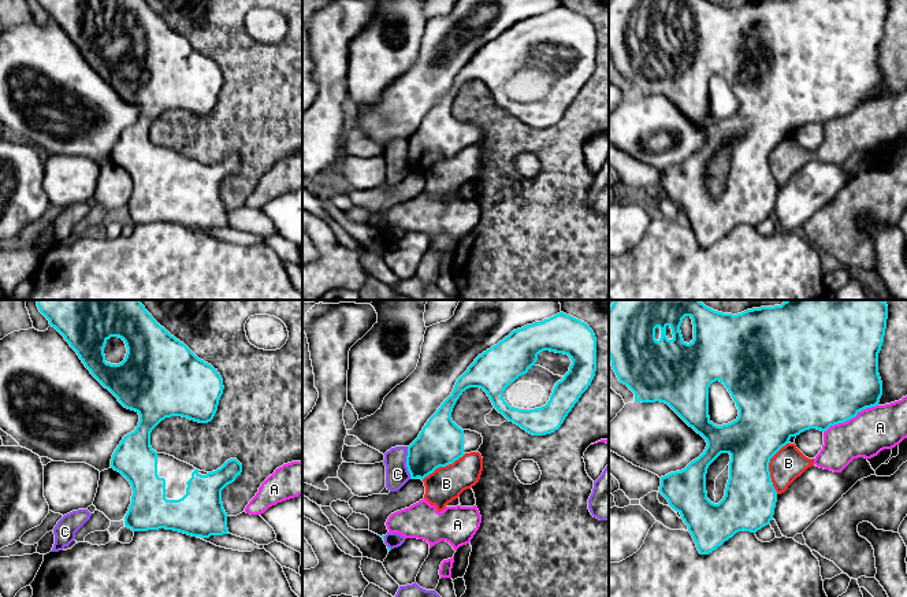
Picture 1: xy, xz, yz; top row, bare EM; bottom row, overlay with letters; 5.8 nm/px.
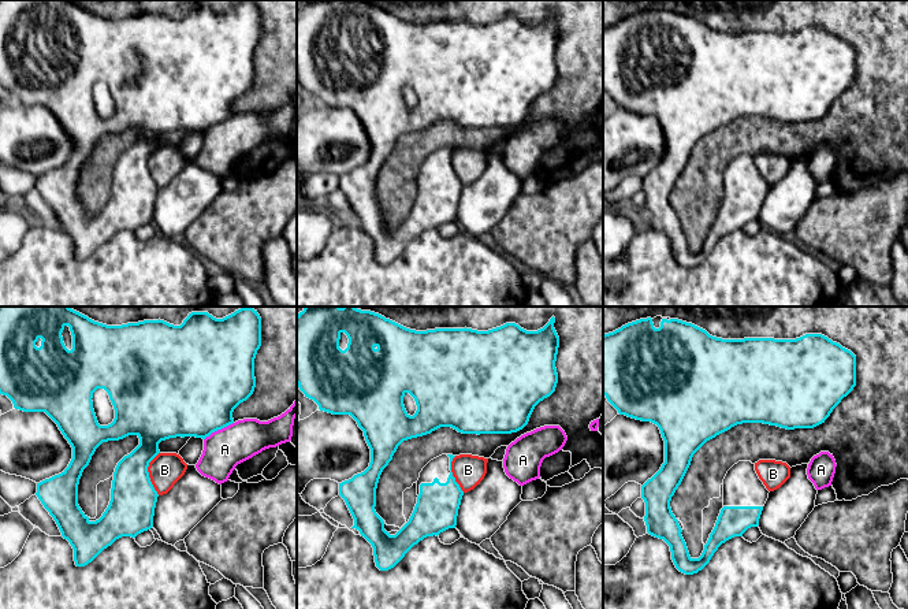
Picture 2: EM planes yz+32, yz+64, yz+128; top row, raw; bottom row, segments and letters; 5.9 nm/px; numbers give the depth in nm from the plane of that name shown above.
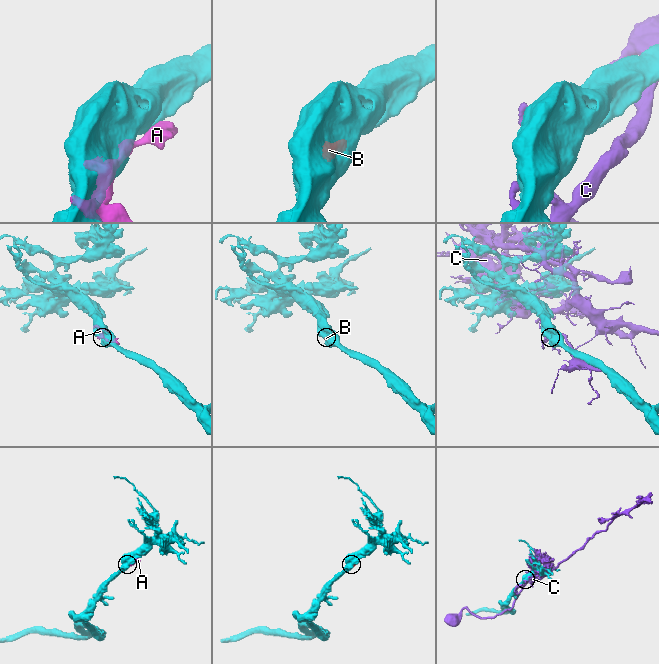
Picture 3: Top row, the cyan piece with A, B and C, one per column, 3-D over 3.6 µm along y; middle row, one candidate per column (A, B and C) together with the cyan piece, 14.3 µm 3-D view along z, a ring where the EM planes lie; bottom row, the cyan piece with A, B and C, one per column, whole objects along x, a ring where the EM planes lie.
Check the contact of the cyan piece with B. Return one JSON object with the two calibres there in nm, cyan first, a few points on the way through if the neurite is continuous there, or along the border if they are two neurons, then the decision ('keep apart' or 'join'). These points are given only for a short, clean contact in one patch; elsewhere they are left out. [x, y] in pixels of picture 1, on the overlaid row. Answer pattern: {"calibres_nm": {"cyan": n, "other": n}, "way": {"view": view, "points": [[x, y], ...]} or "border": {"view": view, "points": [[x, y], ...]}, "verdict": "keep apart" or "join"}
{"calibres_nm": {"cyan": 320, "other": 190}, "border": {"view": "yz", "points": [[790, 442], [769, 463], [769, 477], [776, 493]]}, "verdict": "keep apart"}

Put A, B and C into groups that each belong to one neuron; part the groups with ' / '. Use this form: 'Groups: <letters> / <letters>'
Groups: A B / C

